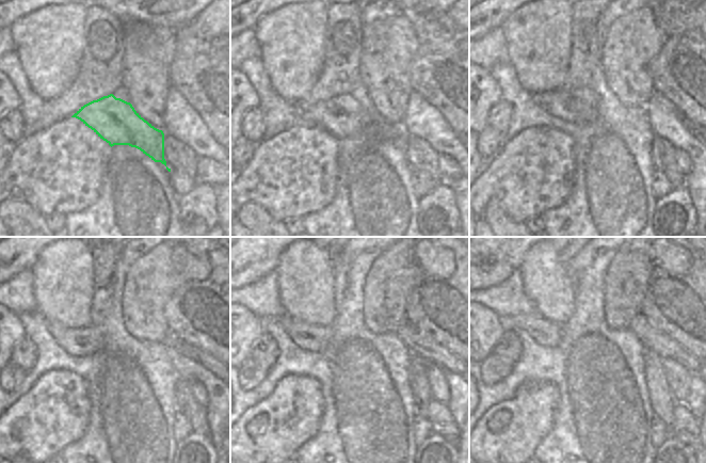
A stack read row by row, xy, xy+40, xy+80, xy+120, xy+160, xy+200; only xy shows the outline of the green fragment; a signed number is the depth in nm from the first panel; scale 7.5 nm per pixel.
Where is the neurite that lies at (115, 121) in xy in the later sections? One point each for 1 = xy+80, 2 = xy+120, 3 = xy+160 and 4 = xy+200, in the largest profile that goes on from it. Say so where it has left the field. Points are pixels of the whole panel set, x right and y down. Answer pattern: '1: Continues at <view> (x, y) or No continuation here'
1: Continues at xy+80 (581, 108)
2: Continues at xy+120 (84, 348)
3: Continues at xy+160 (315, 346)
4: Continues at xy+200 (552, 344).

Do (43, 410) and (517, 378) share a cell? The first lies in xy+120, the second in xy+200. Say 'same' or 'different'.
different

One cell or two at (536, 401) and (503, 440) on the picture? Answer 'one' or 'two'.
one

